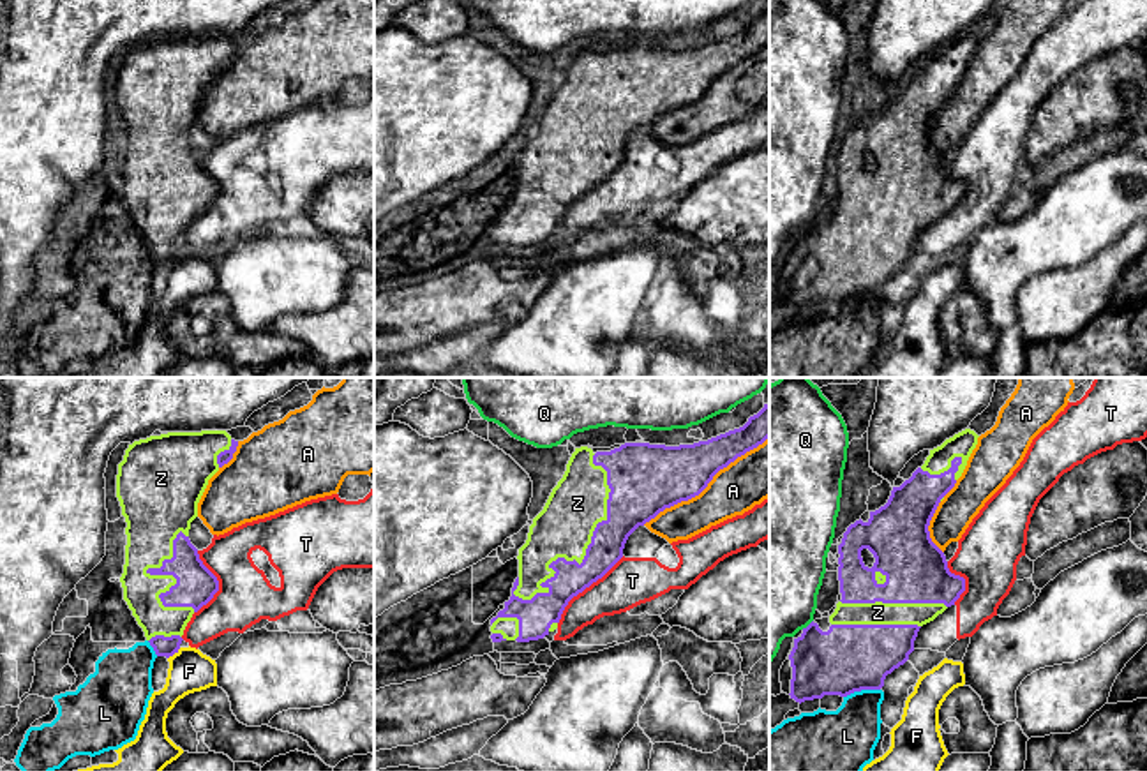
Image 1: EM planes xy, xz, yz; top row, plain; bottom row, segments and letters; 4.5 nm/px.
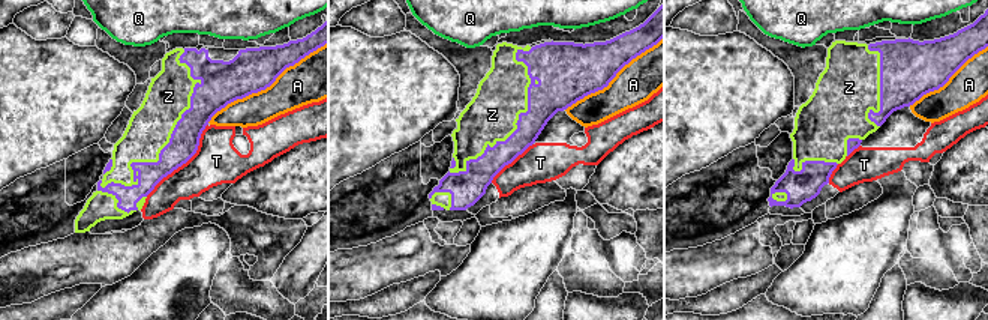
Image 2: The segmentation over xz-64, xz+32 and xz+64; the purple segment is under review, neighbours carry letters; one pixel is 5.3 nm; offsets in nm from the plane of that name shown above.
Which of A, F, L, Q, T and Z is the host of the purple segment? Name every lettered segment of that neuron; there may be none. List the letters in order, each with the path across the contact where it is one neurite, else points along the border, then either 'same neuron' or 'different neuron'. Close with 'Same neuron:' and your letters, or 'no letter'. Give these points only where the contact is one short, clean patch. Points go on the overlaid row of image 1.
A: different neuron
F: border xy (180, 648), (168, 658); different neuron
L: different neuron
Q: different neuron
T: different neuron
Z: same neuron
Same neuron: Z

